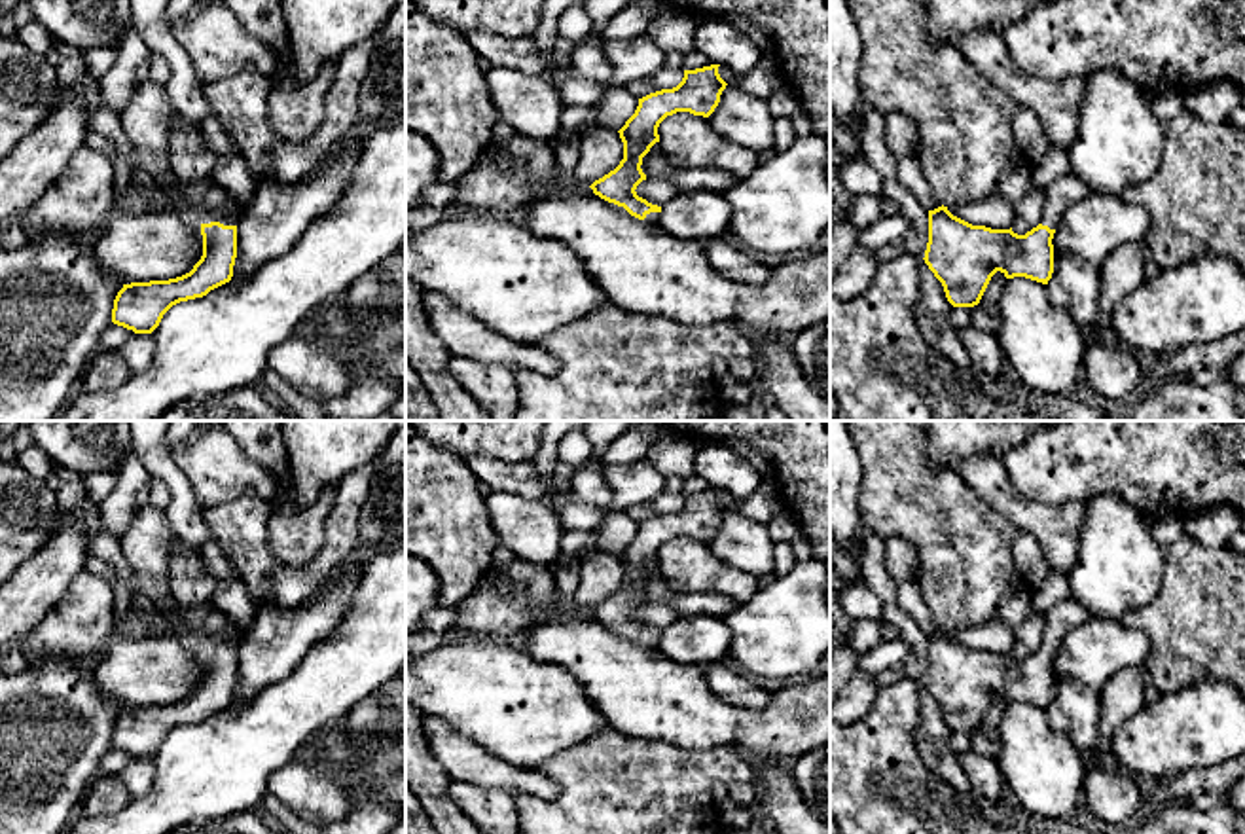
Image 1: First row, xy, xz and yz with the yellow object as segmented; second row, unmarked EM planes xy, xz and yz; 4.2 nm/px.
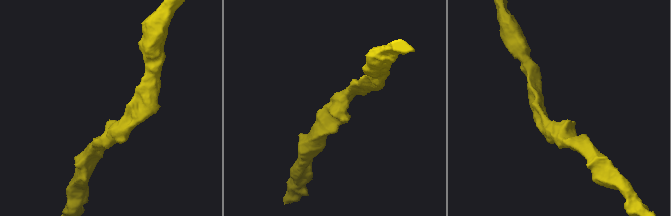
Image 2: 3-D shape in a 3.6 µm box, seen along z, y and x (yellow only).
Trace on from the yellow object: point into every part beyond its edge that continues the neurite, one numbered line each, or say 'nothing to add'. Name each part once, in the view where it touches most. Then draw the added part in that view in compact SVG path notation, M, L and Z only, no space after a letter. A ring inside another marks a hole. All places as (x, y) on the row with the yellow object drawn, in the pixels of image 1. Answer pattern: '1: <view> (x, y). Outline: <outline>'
1: xy (144, 120). Outline: M146 80L138 85L136 95L119 112L125 136L135 148L135 163L152 176L153 188L163 188L172 210L199 224L220 222L224 226L237 226L237 218L227 210L207 212L193 208L169 165L169 131L167 121L176 116L163 83Z

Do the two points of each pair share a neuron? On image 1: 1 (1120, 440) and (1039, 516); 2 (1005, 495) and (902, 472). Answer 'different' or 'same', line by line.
1: different
2: different

